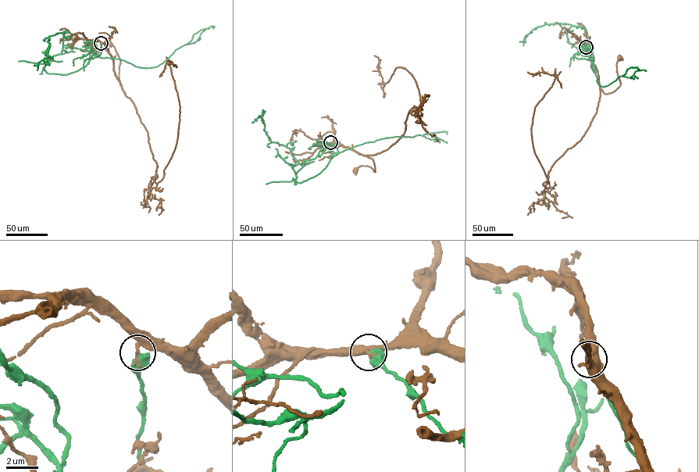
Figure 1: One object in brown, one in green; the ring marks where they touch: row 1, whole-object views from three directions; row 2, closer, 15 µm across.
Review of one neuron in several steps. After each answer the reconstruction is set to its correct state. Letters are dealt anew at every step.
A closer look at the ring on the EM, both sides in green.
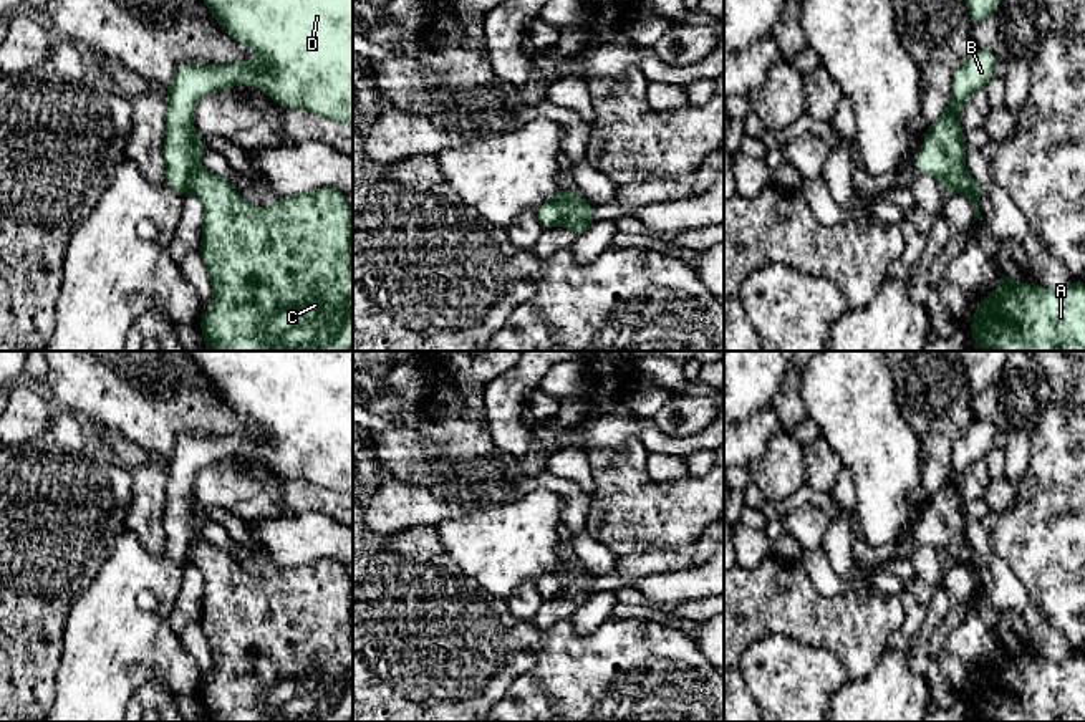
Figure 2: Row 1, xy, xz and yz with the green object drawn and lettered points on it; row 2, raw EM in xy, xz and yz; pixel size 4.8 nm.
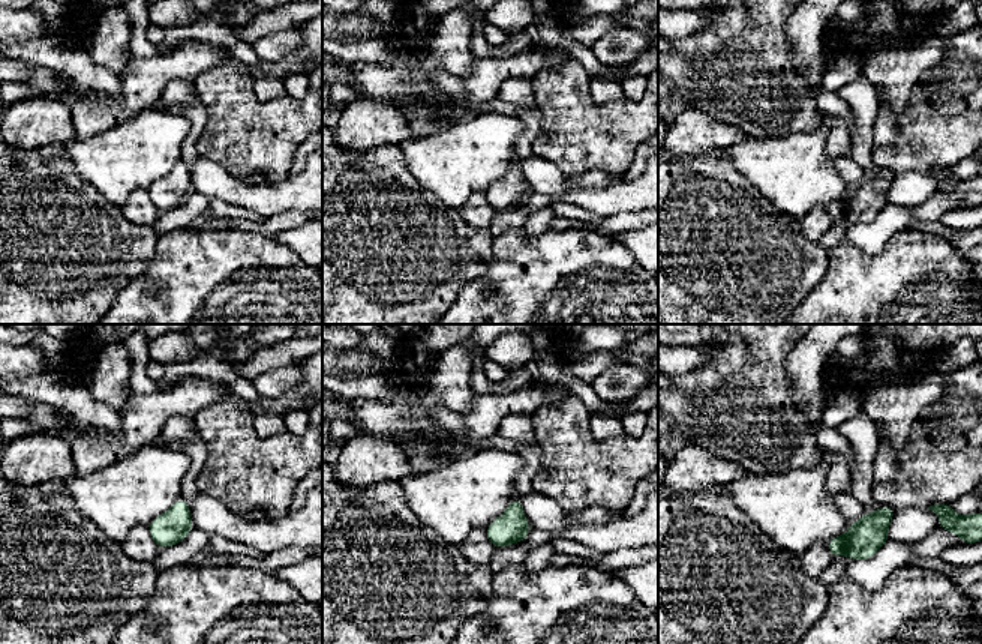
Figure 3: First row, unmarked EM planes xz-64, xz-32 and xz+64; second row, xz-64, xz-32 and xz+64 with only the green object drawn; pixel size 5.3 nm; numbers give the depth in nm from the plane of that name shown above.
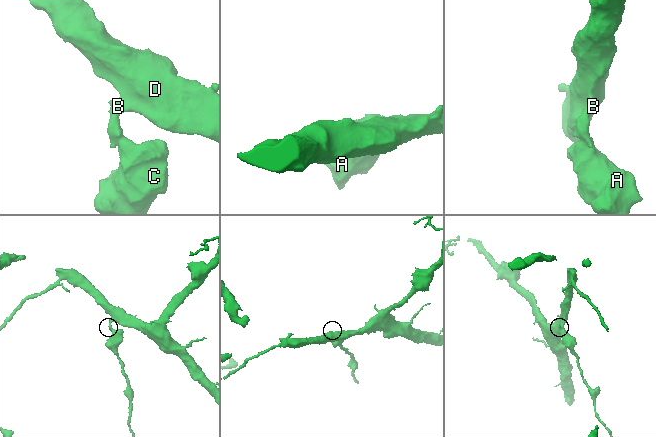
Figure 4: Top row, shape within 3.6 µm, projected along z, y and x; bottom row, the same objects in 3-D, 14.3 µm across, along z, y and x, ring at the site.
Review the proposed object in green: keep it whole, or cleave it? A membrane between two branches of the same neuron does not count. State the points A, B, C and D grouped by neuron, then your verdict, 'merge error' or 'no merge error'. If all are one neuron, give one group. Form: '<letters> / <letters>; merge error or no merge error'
A C / B D; merge error

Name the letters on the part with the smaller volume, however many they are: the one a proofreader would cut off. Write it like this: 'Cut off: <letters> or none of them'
Cut off: A, C

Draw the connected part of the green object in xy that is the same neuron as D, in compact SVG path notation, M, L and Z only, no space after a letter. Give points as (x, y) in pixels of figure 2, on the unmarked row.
M189 351L195 364L205 373L220 399L237 414L258 424L258 431L229 436L199 437L179 434L167 465L166 508L162 528L166 555L181 568L189 563L189 553L200 542L205 518L192 495L197 472L237 455L250 455L267 464L278 477L306 480L320 489L353 497L353 351Z

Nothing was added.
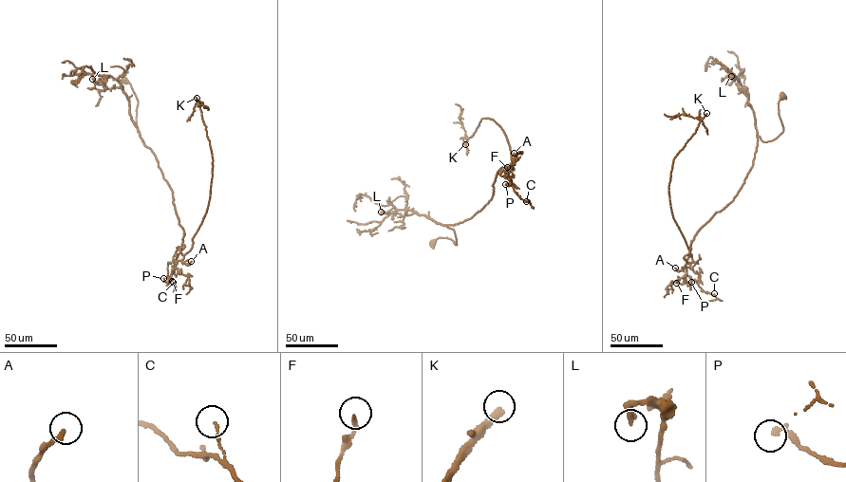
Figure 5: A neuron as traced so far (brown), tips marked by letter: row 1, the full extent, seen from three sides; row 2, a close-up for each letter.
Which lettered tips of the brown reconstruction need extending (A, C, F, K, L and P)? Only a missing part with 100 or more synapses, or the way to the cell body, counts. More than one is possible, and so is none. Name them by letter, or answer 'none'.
K

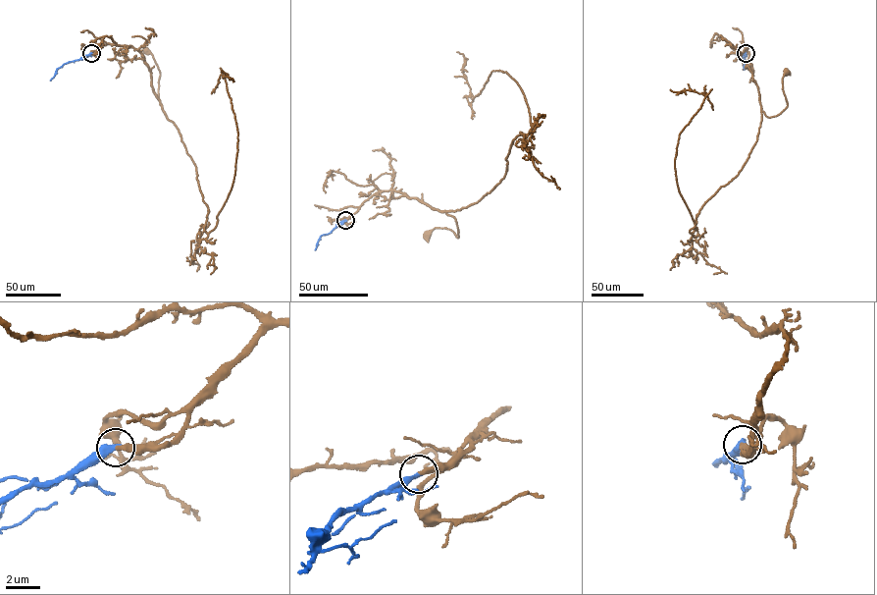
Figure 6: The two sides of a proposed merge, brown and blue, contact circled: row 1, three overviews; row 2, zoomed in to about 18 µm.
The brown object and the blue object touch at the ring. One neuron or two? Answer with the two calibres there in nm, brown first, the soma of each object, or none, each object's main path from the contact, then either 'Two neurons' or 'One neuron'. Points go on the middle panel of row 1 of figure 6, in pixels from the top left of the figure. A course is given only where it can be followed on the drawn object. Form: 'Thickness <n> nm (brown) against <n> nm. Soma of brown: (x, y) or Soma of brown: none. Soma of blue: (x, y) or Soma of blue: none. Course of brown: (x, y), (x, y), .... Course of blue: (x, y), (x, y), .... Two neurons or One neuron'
Thickness 320 nm (brown) against 320 nm. Soma of brown: (427, 235). Soma of blue: none. Course of brown: (345, 220), (375, 193), (397, 191), (455, 219), (458, 238), (445, 228), (435, 228), (428, 235). Course of blue: (345, 220), (331, 233), (321, 236), (315, 249). One neuron

